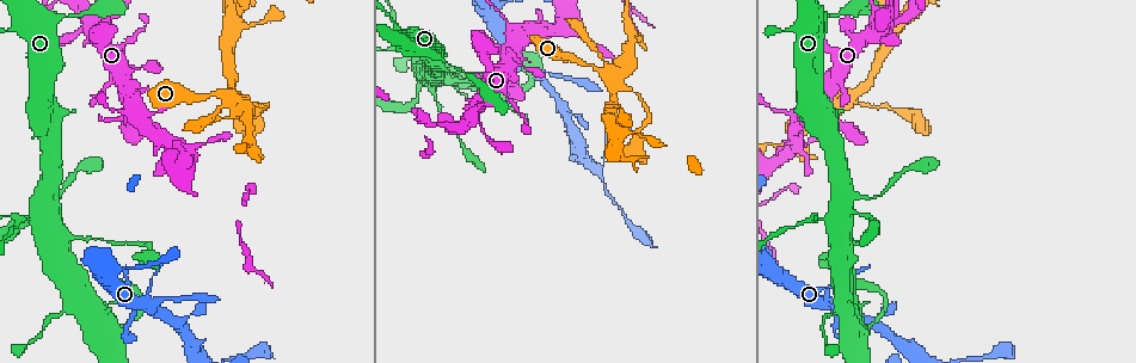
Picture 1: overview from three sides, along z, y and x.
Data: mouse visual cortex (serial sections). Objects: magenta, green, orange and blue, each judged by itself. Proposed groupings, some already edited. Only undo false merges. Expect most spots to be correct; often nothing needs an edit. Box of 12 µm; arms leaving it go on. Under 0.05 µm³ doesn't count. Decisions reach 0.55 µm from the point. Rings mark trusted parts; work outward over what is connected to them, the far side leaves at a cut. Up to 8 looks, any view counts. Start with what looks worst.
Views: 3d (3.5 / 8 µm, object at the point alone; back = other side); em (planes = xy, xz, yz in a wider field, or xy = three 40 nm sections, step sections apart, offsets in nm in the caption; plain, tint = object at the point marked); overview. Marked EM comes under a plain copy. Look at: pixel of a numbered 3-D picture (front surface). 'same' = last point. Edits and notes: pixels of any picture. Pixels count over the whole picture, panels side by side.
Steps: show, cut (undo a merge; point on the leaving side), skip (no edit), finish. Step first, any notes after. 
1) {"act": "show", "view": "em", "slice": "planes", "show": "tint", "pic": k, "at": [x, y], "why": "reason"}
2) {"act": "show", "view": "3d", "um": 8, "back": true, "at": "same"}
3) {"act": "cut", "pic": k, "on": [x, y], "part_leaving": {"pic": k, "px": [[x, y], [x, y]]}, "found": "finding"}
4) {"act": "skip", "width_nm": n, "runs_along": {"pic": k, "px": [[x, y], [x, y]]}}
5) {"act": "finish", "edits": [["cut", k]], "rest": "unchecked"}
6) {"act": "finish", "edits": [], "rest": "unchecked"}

{"act": "show", "view": "3d", "um": 3.5, "back": true, "pic": 1, "at": [23, 217], "why": "a narrow waist"}

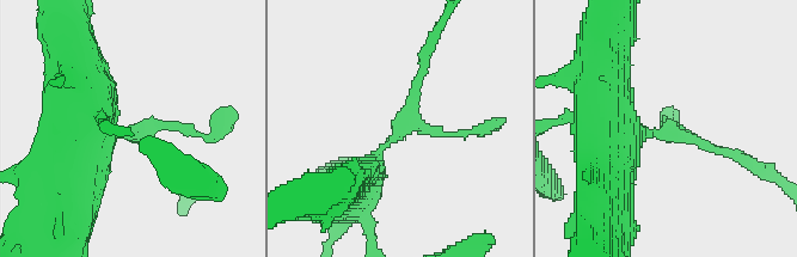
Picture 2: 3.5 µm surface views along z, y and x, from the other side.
{"act": "show", "view": "em", "slice": "xy", "step": 5, "show": "tint", "pic": 2, "at": [399, 127], "arms": 3, "arm_widths_nm": [100, 150, 450], "why": "need the tissue"}

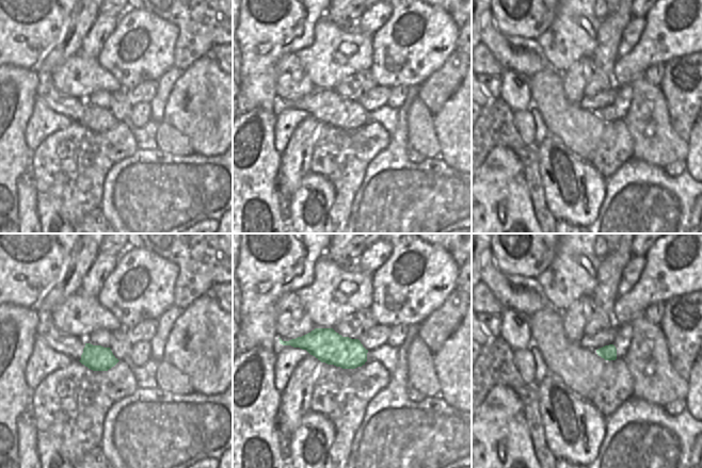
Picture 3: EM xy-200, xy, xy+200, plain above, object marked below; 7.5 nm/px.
{"act": "show", "view": "em", "slice": "xy", "step": 1, "show": "tint", "at": "same"}

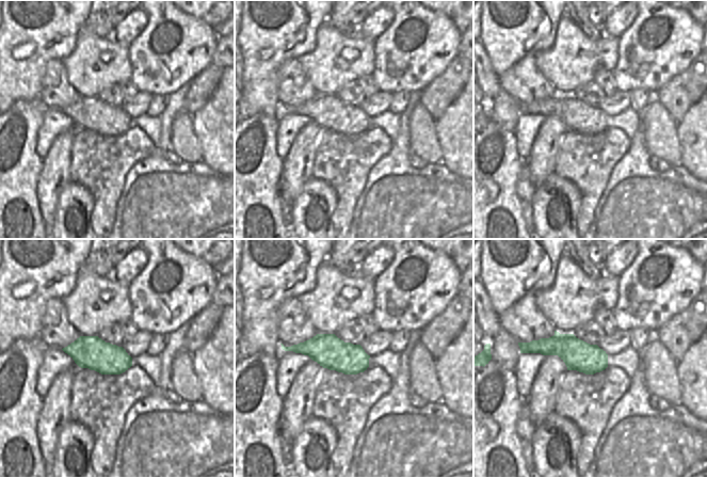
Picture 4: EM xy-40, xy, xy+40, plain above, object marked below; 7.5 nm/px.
{"act": "skip", "runs_along": {"pic": 2, "px": [[350, 195], [402, 130], [423, 57]]}, "found": "continuous, no second cell"}

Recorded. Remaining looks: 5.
{"act": "show", "view": "3d", "um": 8, "pic": 1, "at": [230, 93], "why": "four or more arms meet"}

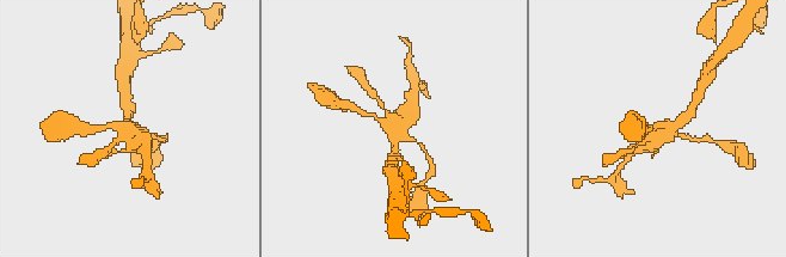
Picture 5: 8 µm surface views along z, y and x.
{"act": "show", "view": "3d", "um": 3.5, "pic": 5, "at": [123, 126]}

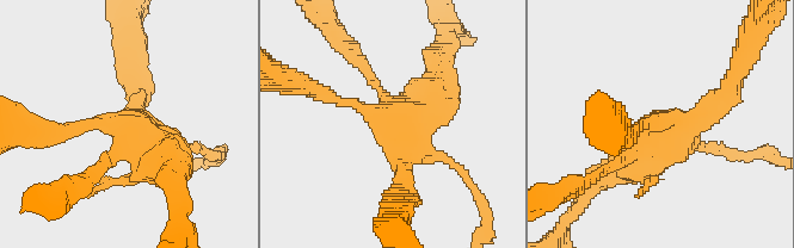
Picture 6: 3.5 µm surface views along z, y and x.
{"act": "show", "view": "em", "slice": "xy", "step": 3, "show": "tint", "pic": 6, "at": [130, 125], "why": "shape alone is not enough"}

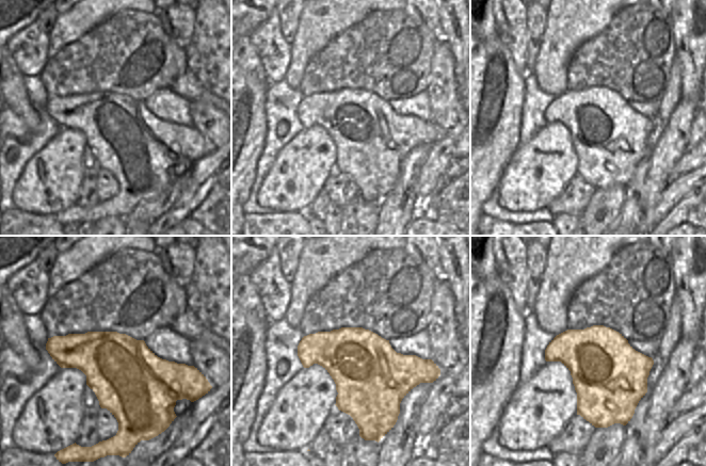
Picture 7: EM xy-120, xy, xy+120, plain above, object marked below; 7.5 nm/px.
{"act": "skip", "runs_along": {"pic": 6, "px": [[327, 97], [405, 134], [405, 191]]}, "found": "continuous, no second cell"}

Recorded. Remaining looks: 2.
{"act": "show", "view": "3d", "um": 3.5, "back": true, "pic": 1, "at": [876, 198], "why": "thin neck"}

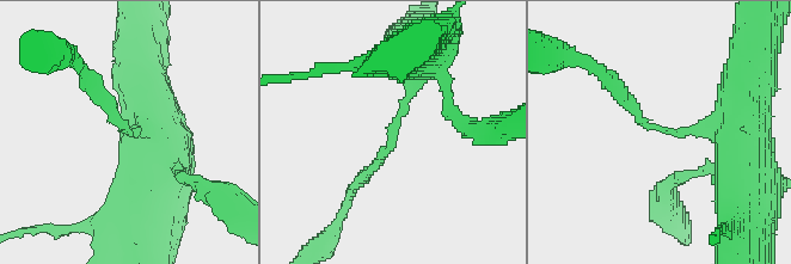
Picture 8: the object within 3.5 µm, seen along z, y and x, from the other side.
{"act": "show", "view": "em", "slice": "planes", "show": "tint", "pic": 8, "at": [657, 126], "arm_widths_nm": [150, 250]}

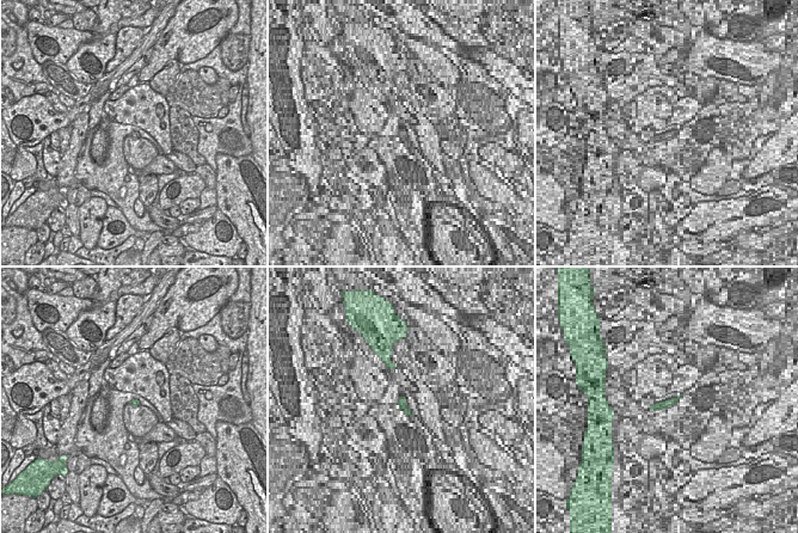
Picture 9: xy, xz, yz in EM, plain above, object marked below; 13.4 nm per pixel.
{"act": "skip", "runs_along": {"pic": 8, "px": [[411, 67], [393, 140], [356, 186]]}, "found": "one cell here"}

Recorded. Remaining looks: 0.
{"act": "finish", "edits": [], "rest": "unchecked"}

